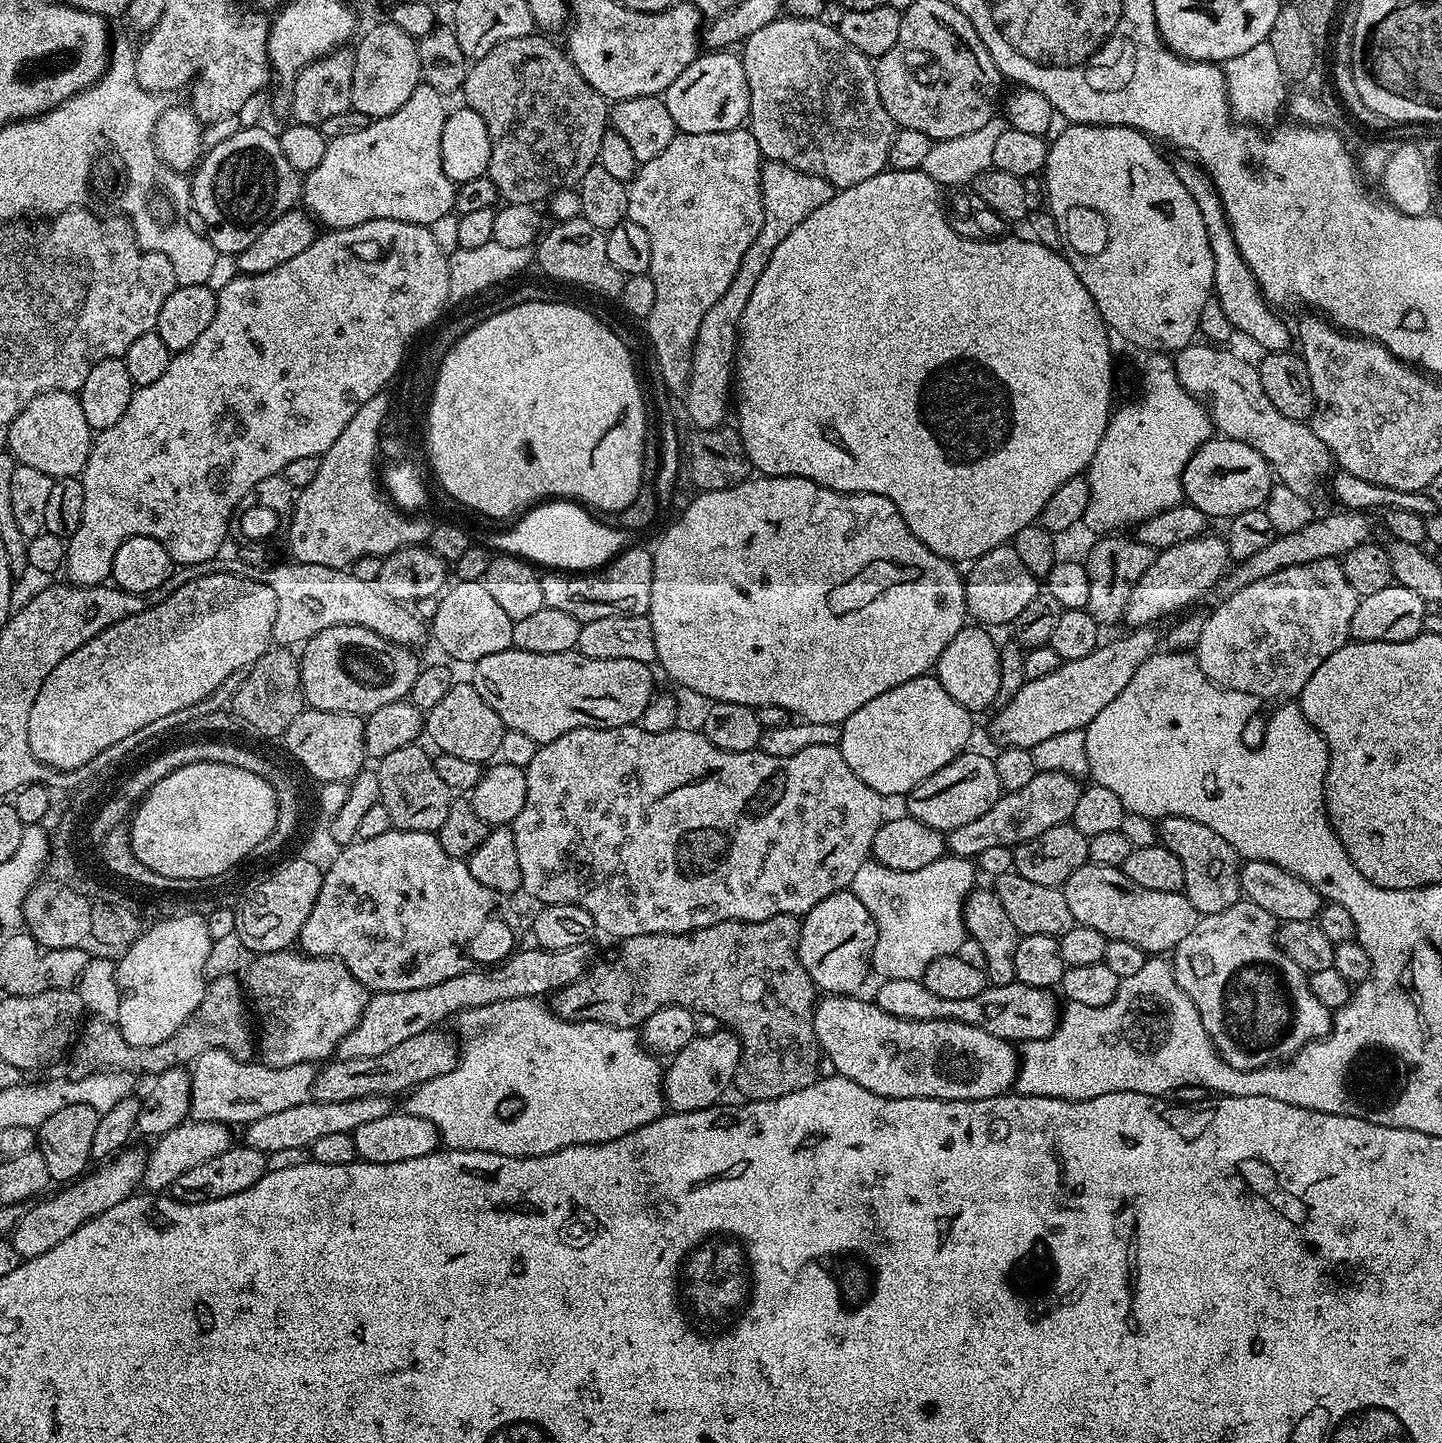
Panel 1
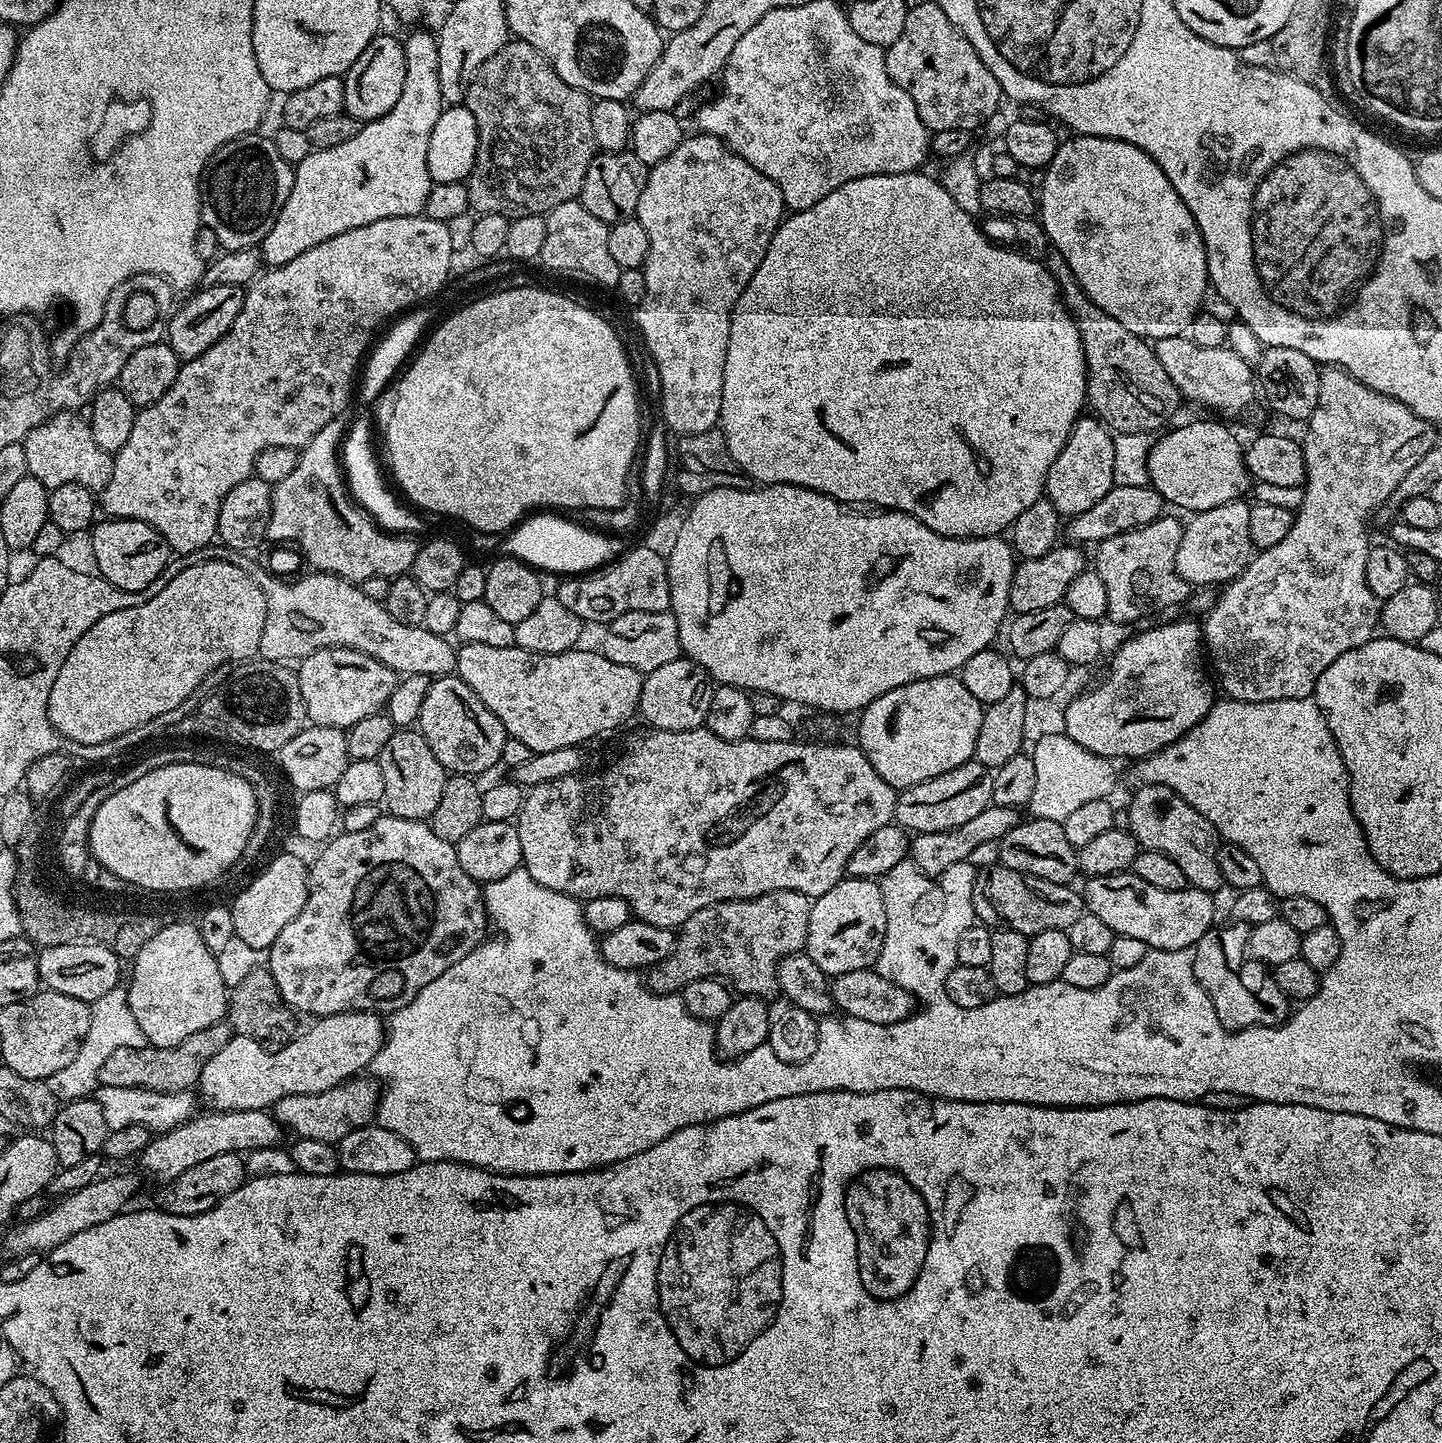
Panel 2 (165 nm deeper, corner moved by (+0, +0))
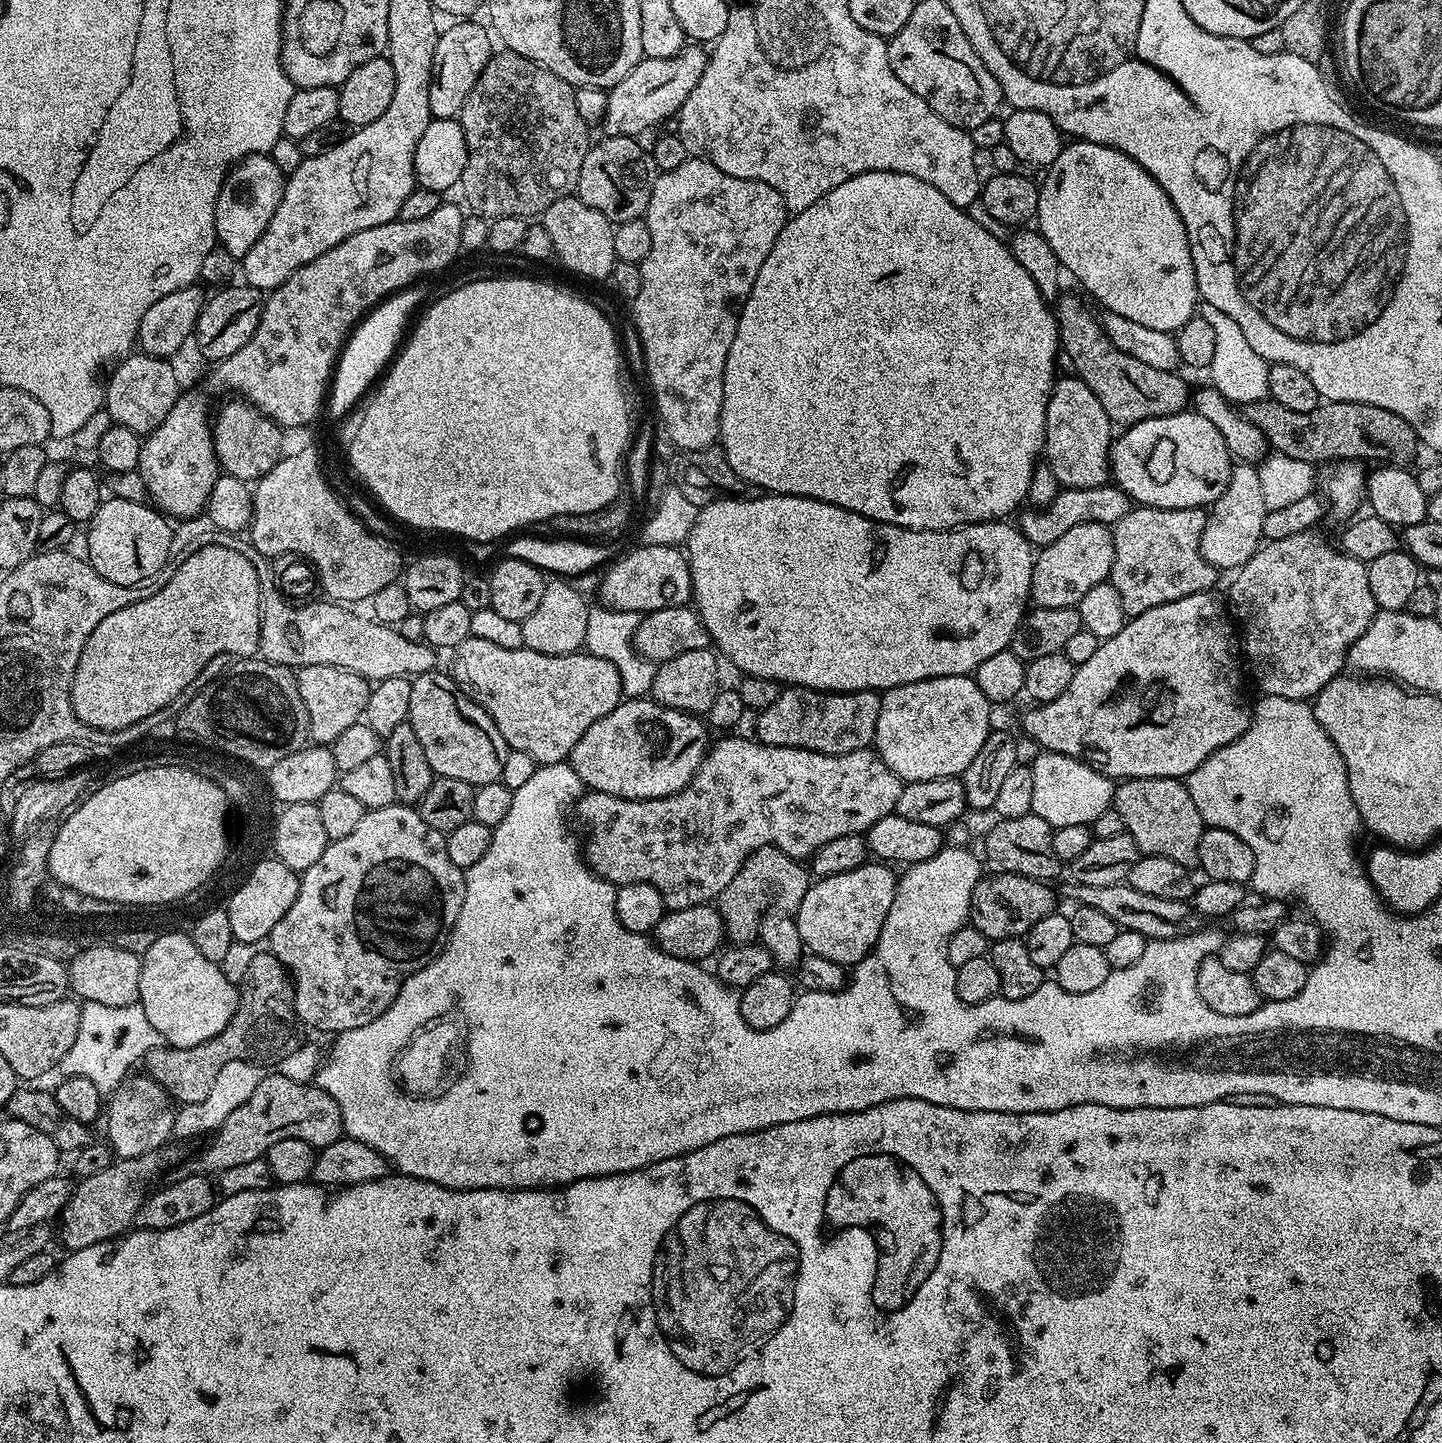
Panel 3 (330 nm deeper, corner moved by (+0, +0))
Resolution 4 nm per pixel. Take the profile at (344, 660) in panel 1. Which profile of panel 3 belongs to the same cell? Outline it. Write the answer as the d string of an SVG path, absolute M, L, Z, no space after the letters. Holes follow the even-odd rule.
M306 666L295 669L295 674L298 694L302 694L302 702L306 706L308 715L308 734L317 745L331 745L332 740L338 738L338 734L342 734L342 730L354 726L363 717L370 691L369 681L365 680L363 676L338 666Z

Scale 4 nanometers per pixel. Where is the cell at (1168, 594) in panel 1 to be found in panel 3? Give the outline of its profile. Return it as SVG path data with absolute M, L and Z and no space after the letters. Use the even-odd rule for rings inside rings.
M1236 462L1232 465L1230 482L1225 492L1211 505L1206 530L1202 530L1200 553L1210 566L1218 570L1240 567L1260 549L1264 540L1262 522L1270 509L1262 502L1262 482L1255 463Z

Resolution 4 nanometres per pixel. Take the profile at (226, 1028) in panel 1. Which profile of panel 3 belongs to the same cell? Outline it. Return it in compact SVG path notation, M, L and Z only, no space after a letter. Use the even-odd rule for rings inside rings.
M271 950L258 954L250 961L244 983L238 992L236 1009L222 1034L198 1046L152 1048L145 1054L142 1068L146 1075L165 1089L177 1105L202 1102L210 1094L214 1082L226 1062L250 1060L253 1064L279 1065L301 1046L302 1025L296 1013L296 990L288 967Z

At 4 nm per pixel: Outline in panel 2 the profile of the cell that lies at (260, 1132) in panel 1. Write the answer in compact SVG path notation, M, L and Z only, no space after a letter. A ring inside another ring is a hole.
M263 1108L233 1112L208 1110L205 1113L205 1116L193 1115L174 1130L159 1133L155 1138L149 1139L148 1145L140 1153L138 1163L154 1179L160 1180L161 1185L170 1184L174 1178L178 1178L178 1174L183 1174L185 1170L190 1170L217 1154L247 1154L259 1148L274 1148L286 1136L285 1129L276 1121L275 1115Z

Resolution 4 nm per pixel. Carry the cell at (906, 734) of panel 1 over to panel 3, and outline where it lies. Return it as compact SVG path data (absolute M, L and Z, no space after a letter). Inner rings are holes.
M971 675L939 676L933 680L919 680L889 688L880 696L874 751L904 782L937 780L947 776L963 777L970 762L974 762L978 755L978 750L982 750L982 742L986 742L989 732L993 731L992 711L993 705L986 694L982 694Z

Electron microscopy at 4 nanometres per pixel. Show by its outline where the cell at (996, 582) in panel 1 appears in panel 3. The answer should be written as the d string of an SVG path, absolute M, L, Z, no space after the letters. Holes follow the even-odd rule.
M1082 522L1082 526L1070 526L1058 542L1050 542L1050 546L1039 549L1032 561L1032 594L1031 603L1038 608L1075 608L1080 600L1094 586L1105 583L1112 575L1114 560L1114 538L1112 529L1107 524L1098 522Z

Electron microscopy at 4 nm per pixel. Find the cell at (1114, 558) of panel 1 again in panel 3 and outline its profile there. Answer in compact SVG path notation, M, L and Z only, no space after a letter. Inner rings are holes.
M1133 507L1117 524L1111 525L1114 538L1114 560L1110 582L1114 590L1122 598L1122 610L1125 617L1146 614L1146 610L1154 610L1154 606L1162 606L1166 602L1174 602L1178 598L1186 598L1190 594L1212 592L1215 589L1218 569L1210 566L1200 553L1202 530L1206 530L1208 512L1202 508L1146 508Z

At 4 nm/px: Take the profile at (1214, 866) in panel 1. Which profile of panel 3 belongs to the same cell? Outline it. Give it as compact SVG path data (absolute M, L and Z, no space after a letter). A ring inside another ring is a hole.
M1138 778L1123 781L1115 789L1114 807L1122 816L1124 831L1134 838L1141 854L1170 858L1189 869L1197 863L1198 842L1206 825L1183 779Z

